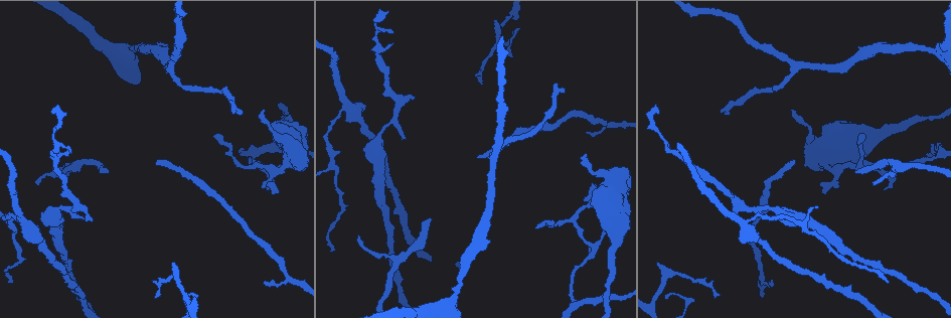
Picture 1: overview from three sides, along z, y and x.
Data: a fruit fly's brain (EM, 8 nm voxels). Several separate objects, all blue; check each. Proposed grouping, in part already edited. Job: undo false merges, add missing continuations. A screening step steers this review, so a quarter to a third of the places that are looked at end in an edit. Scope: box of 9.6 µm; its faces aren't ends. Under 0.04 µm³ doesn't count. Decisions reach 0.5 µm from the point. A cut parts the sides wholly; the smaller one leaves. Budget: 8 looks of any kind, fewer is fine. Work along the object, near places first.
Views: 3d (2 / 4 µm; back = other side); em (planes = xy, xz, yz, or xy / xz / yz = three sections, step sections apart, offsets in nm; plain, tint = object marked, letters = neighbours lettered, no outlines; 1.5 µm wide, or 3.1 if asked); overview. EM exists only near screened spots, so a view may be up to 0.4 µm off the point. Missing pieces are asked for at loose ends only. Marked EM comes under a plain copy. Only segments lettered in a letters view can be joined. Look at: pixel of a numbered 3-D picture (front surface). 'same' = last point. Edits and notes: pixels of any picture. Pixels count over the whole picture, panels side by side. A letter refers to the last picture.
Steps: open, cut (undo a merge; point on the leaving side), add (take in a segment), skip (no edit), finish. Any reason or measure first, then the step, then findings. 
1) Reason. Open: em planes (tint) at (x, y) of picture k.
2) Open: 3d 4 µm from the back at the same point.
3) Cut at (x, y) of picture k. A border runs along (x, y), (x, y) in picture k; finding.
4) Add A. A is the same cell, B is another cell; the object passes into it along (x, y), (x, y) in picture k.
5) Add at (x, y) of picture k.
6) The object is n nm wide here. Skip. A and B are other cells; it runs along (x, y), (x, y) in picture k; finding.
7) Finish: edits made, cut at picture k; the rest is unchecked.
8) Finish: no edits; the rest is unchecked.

Branch stops here. Open: 3d 2 µm from the back at (658, 112) of picture 1.

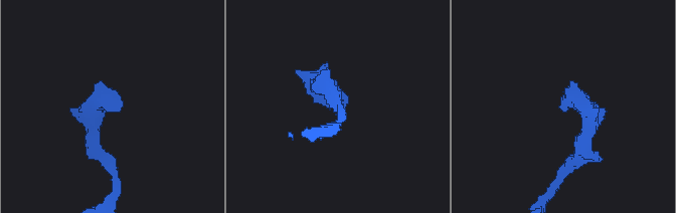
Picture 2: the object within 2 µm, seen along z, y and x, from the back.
Need the tissue. Open: em planes (letters) at (120, 110) of picture 2.

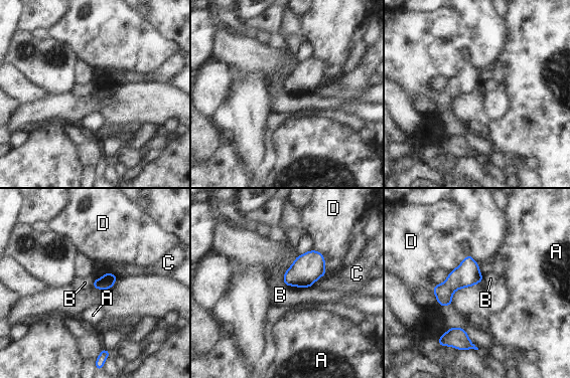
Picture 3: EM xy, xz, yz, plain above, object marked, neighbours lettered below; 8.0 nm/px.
Skip. A, B, C and D are other cells; a border runs along (94, 277), (92, 286) in picture 3; no lettered segment goes on from it.

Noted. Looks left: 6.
An open end. Open: 3d 4 µm at (109, 172) of picture 1.

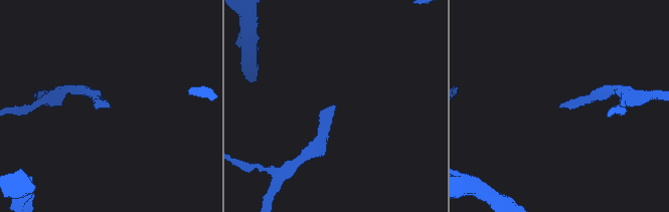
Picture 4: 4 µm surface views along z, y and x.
Now the EM. Open: em planes (letters) at (110, 107) of picture 4.

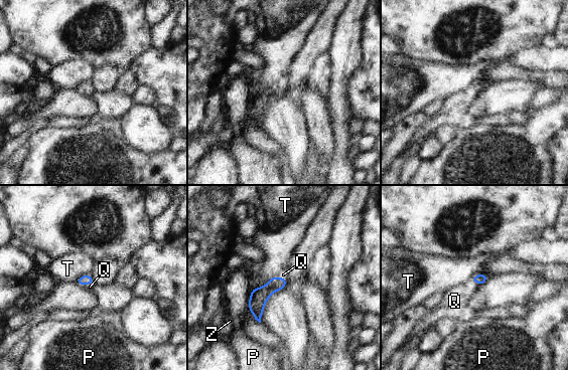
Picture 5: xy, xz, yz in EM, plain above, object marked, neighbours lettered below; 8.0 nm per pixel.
Add Q. Q is the same cell, P, T and Z are other cells; the object passes into it along (85, 280), (88, 284), (90, 287) in picture 5; it goes on there.

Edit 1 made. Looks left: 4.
Open: 3d 2 µm at (412, 98) of picture 1.

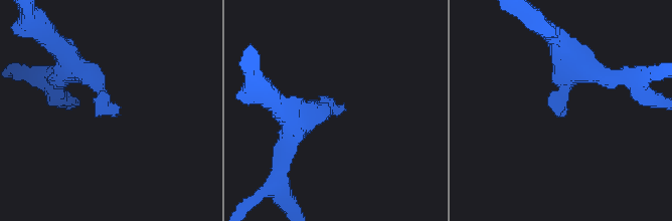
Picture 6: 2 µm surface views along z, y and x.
Open: em planes (letters) at (341, 111) of picture 6.

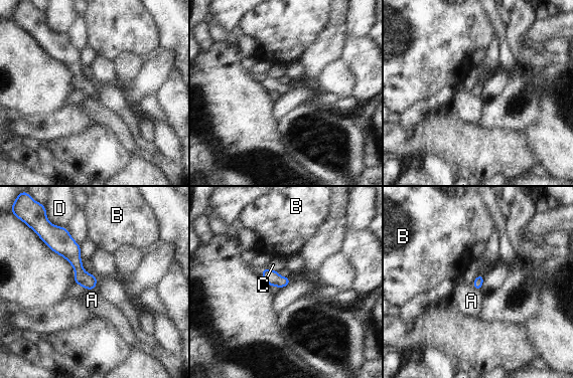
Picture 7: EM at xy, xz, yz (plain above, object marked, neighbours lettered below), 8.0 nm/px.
The longest contact is with C, 110 nm. Skip. A, B, C and D are other cells; a border runs along (471, 286), (479, 291) in picture 7; no lettered segment goes on from it.

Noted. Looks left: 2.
Finish: edits made, add at picture 5; the rest is unchecked.

